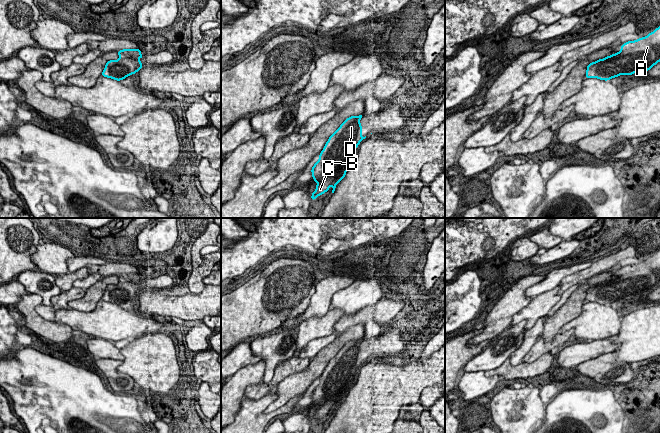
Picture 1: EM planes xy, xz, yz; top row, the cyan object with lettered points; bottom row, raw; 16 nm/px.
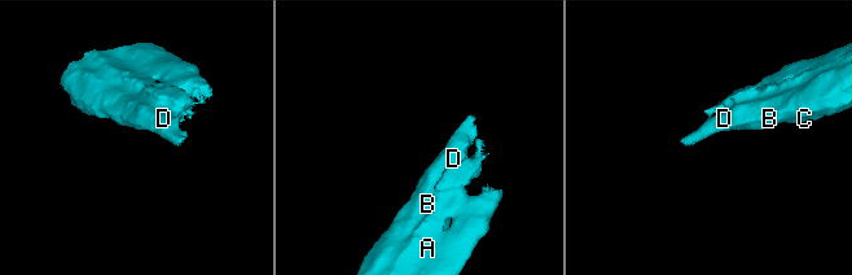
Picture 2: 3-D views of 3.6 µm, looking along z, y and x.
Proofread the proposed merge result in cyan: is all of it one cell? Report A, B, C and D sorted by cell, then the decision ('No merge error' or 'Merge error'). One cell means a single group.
Groups: A B C D. No merge error

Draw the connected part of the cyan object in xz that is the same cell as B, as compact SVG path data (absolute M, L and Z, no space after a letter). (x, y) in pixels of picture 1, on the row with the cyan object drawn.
M363 114L347 118L326 142L319 154L319 160L311 169L312 178L317 183L312 192L312 201L328 192L330 186L334 193L336 185L345 177L353 162L354 151L366 138L362 136L362 117Z

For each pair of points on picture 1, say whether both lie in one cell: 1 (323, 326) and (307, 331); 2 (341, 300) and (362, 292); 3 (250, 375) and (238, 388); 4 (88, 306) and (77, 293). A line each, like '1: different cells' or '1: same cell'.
1: same cell
2: same cell
3: same cell
4: different cells

